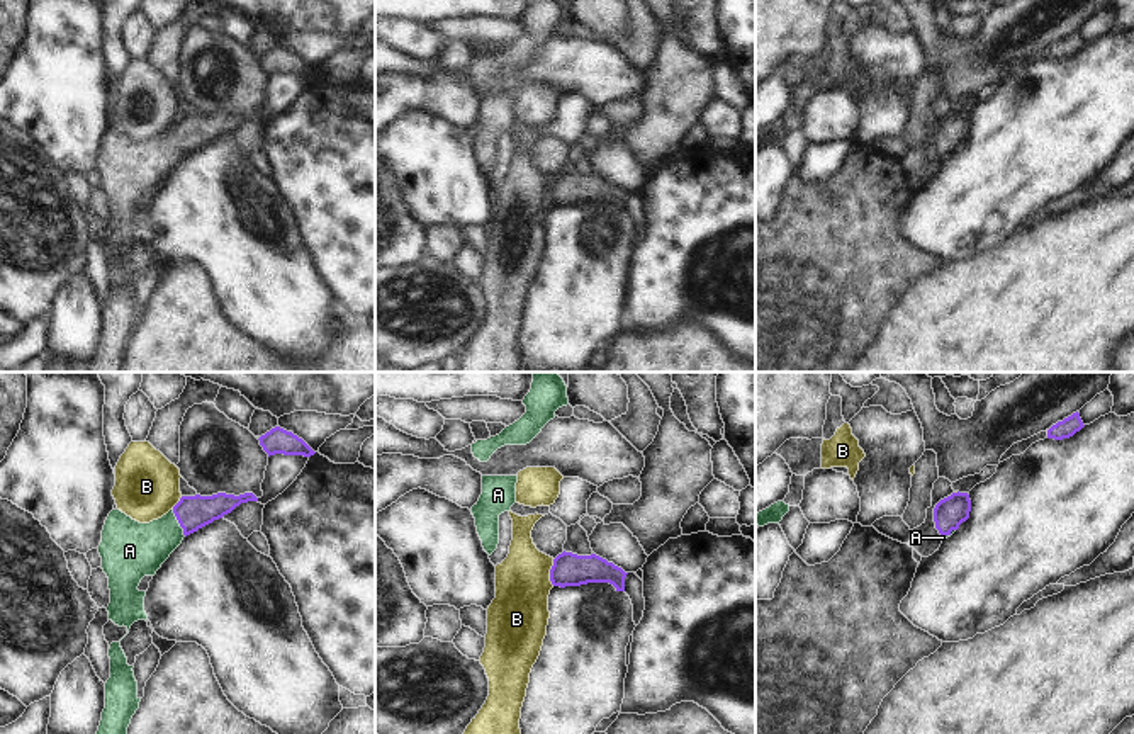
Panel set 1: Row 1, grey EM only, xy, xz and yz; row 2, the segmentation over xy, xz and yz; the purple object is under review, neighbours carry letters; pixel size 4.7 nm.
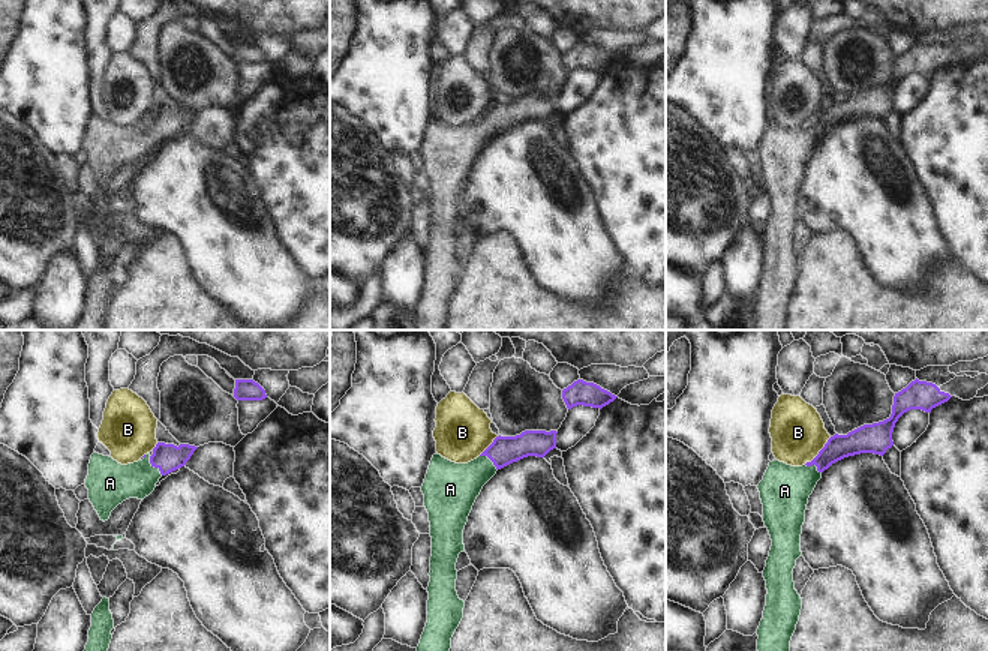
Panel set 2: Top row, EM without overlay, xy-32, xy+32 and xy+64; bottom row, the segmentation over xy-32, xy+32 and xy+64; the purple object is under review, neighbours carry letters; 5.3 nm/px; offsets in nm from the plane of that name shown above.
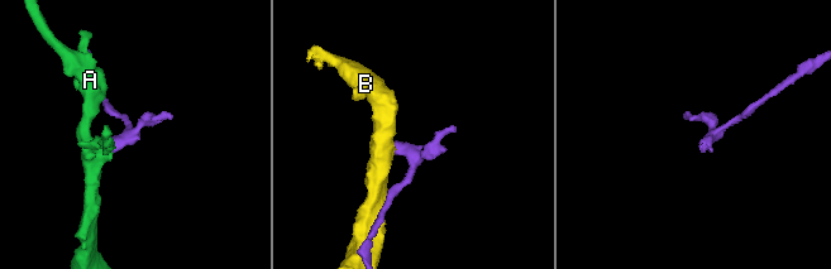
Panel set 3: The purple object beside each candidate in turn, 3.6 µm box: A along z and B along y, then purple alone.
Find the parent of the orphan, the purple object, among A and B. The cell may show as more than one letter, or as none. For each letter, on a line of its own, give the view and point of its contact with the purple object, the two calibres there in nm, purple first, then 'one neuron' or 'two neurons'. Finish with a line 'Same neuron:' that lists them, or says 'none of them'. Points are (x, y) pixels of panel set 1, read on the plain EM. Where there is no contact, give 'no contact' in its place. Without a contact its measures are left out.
A: meets purple in xy at (179, 141); 160 nm thick on the purple side, 260 nm on the other; one neuron
B: meets purple in xz at (550, 192); 160 nm thick on the purple side, 280 nm on the other; two neurons
Same neuron: A

